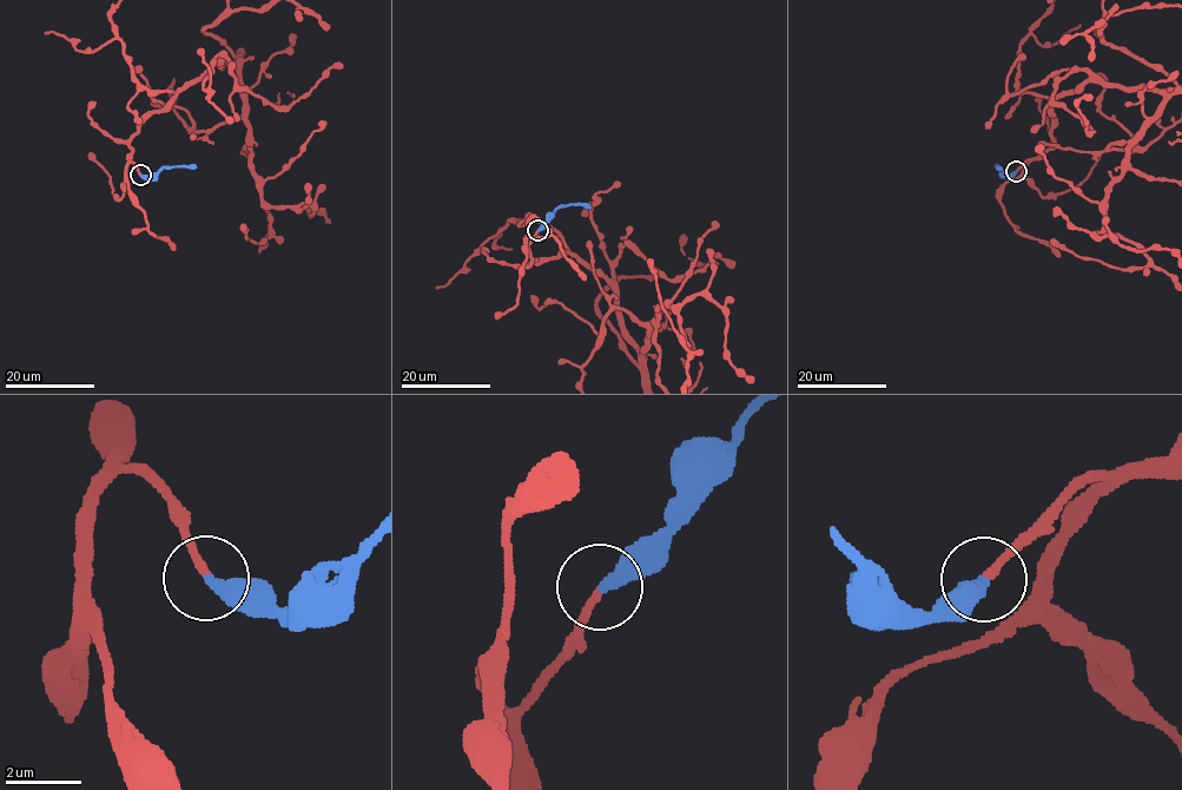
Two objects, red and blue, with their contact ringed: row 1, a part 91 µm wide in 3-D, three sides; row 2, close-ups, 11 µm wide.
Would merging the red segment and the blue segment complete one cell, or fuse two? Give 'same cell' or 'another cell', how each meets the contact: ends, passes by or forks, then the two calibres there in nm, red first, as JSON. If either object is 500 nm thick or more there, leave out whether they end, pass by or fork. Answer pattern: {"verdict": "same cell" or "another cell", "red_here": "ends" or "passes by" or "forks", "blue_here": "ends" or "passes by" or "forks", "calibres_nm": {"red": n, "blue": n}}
{"verdict": "same cell", "red_here": "ends", "blue_here": "ends", "calibres_nm": {"red": 200, "blue": 380}}

